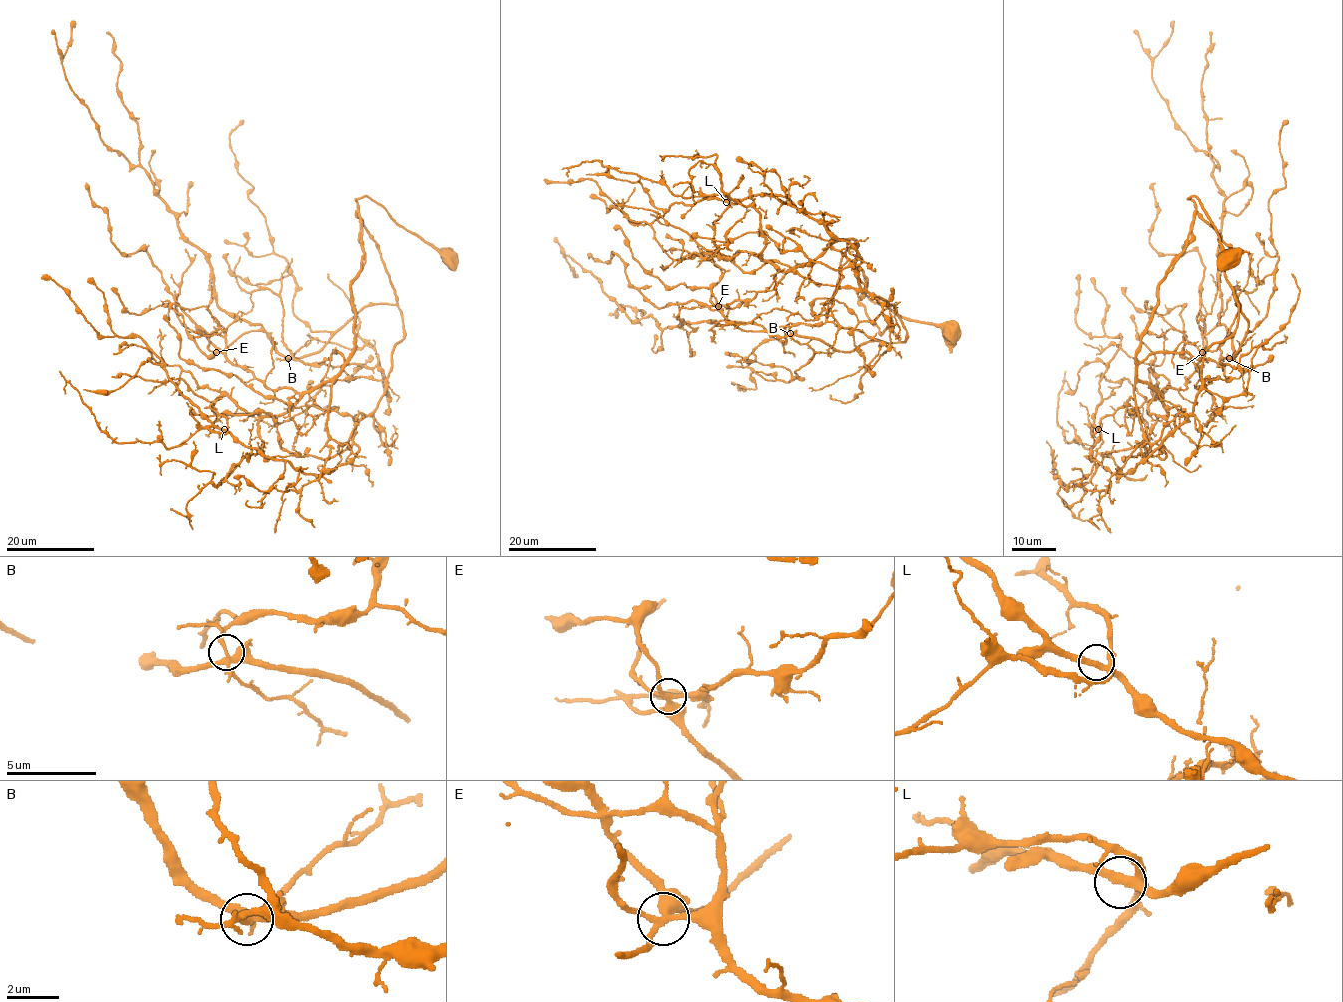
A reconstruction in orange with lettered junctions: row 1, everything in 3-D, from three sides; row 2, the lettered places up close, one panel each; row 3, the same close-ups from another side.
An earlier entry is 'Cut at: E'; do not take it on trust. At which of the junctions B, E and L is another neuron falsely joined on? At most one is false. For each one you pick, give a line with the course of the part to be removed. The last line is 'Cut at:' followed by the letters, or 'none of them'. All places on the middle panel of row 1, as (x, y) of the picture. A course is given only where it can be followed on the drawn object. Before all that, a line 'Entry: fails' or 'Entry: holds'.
Entry: fails
Cut at: none of them

